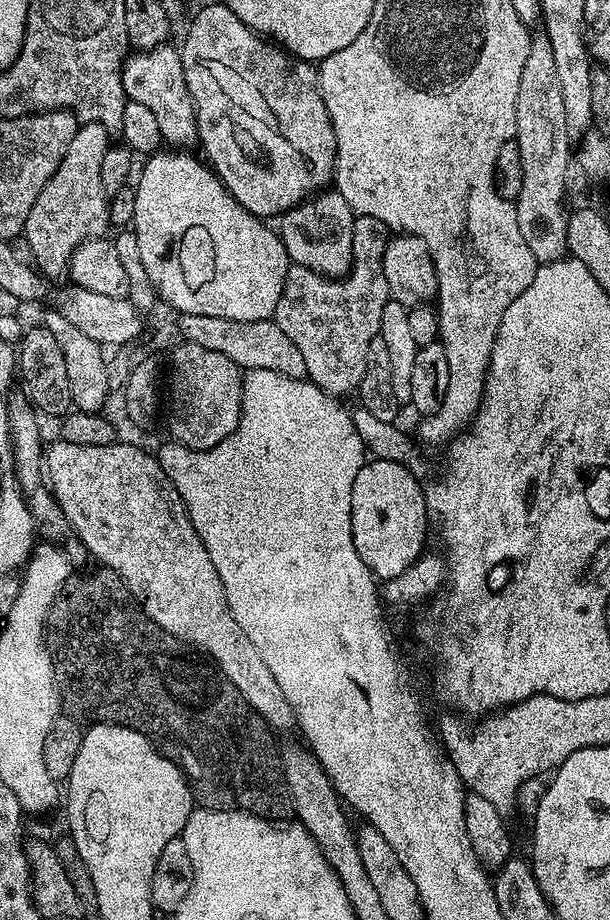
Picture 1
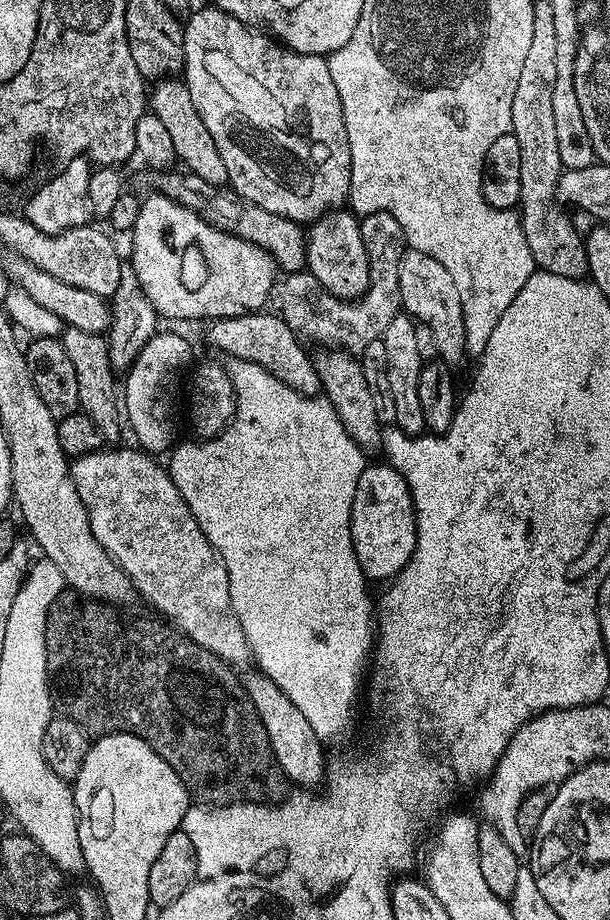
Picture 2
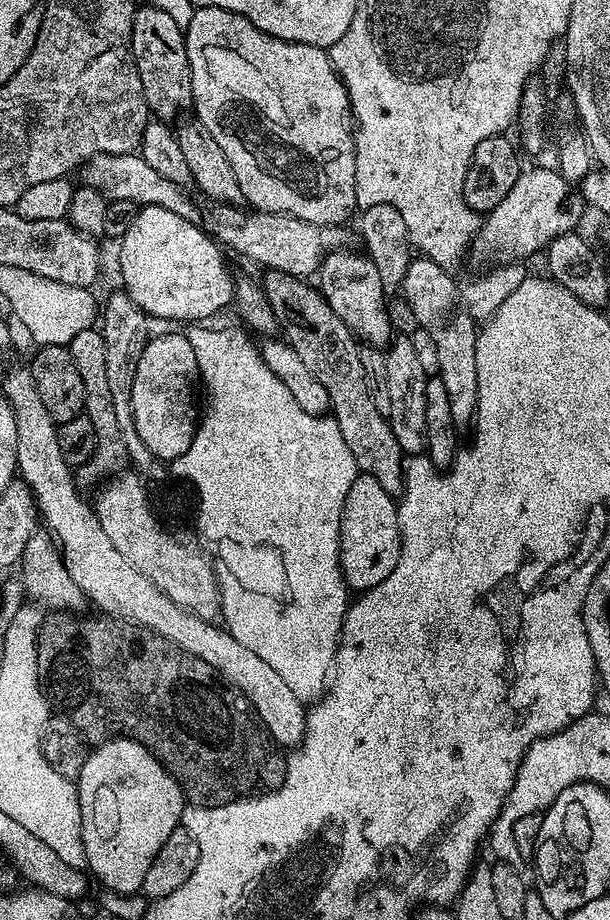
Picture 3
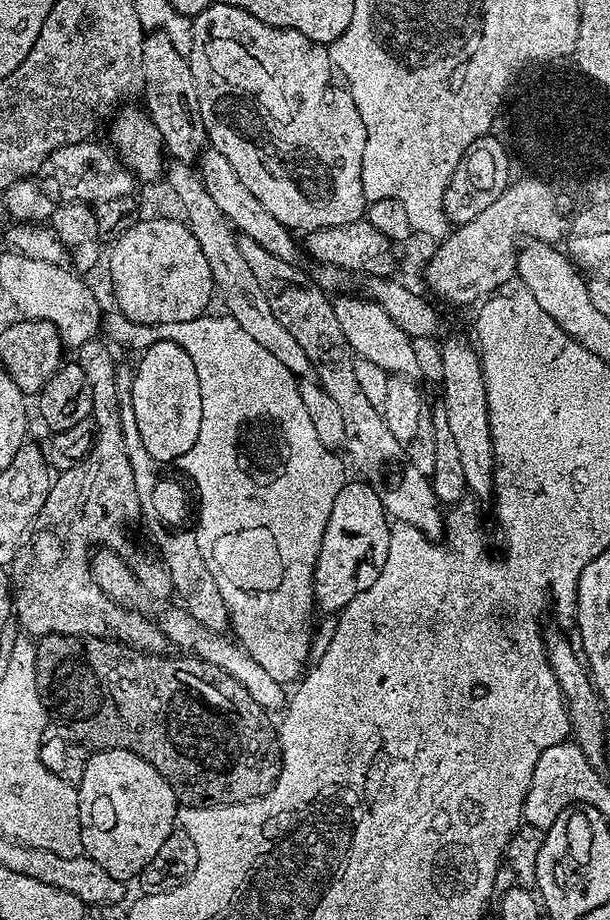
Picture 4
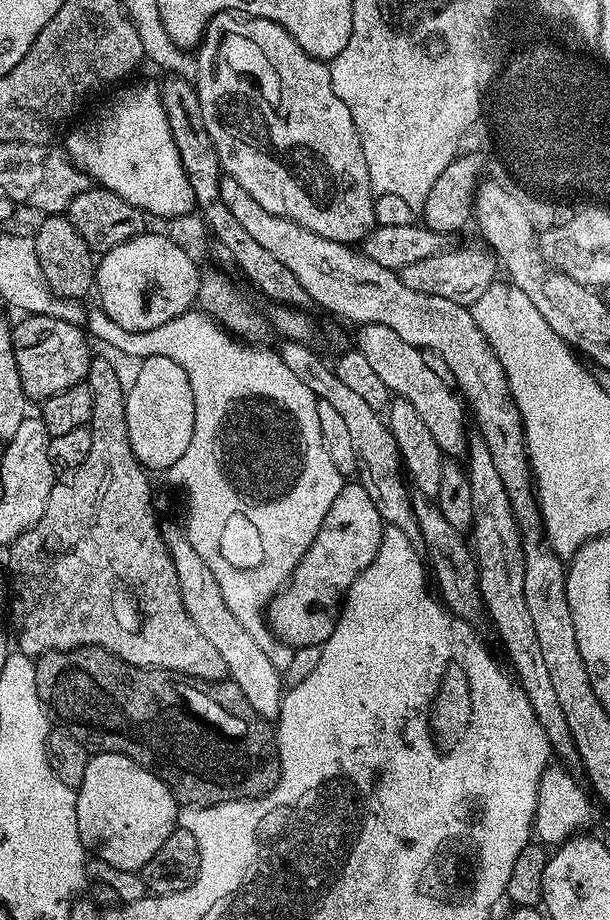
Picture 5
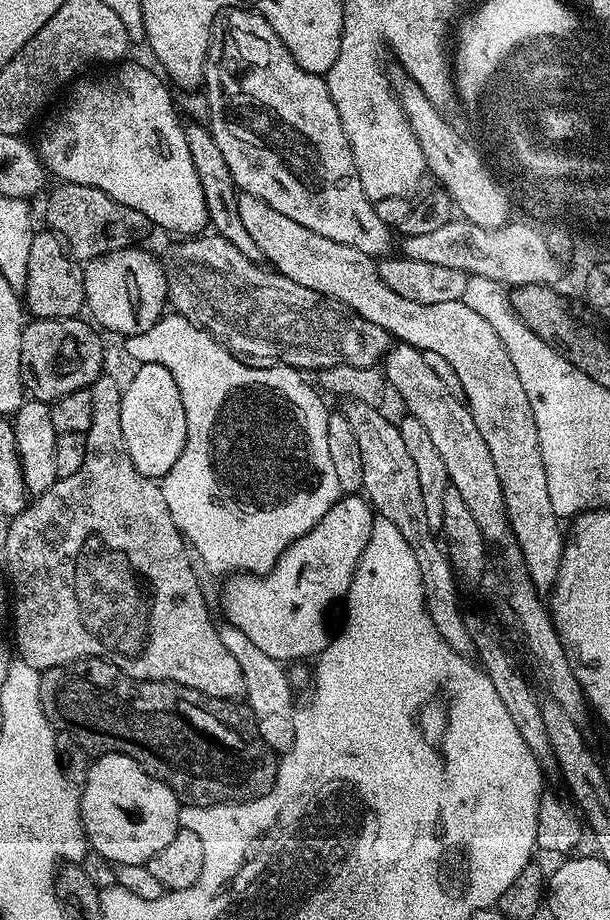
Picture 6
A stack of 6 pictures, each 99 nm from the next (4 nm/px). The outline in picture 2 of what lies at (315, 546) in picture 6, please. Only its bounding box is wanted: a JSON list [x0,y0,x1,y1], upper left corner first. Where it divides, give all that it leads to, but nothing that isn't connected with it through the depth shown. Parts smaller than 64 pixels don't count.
[350,463,416,581]

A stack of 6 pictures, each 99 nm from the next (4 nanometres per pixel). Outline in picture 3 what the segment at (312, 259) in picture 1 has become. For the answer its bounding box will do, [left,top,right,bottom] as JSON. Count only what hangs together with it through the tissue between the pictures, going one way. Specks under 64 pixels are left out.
[318,251,394,349]

